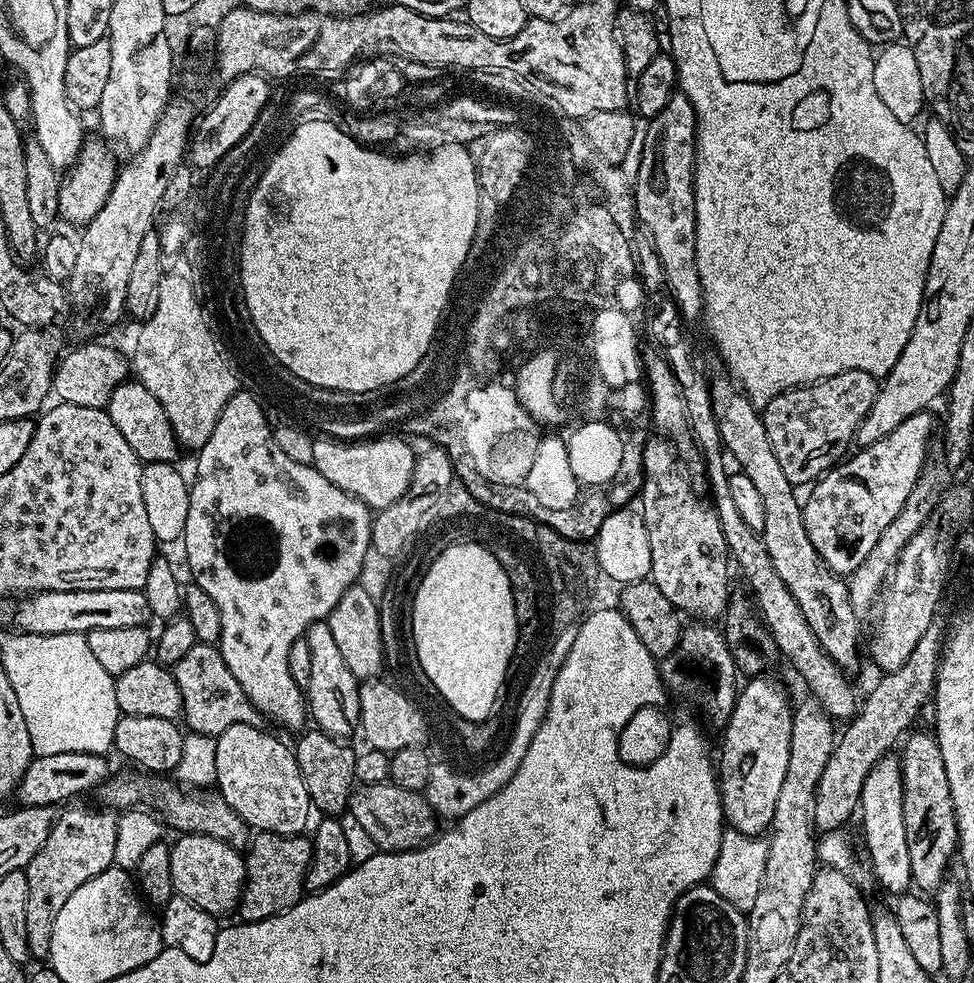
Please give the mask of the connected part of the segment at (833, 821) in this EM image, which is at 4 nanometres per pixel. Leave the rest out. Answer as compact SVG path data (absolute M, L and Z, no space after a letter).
M935 618L920 640L914 647L910 657L898 668L898 670L883 673L876 686L869 692L865 702L859 705L856 715L845 725L846 730L839 733L836 745L832 748L830 761L826 762L826 769L822 772L822 778L816 787L813 803L813 825L821 833L839 831L852 814L855 815L859 807L863 784L870 770L883 756L887 755L891 748L913 727L912 722L917 718L927 698L933 695L936 686L937 666L940 665L940 654L943 648L943 639L946 628L941 619Z

